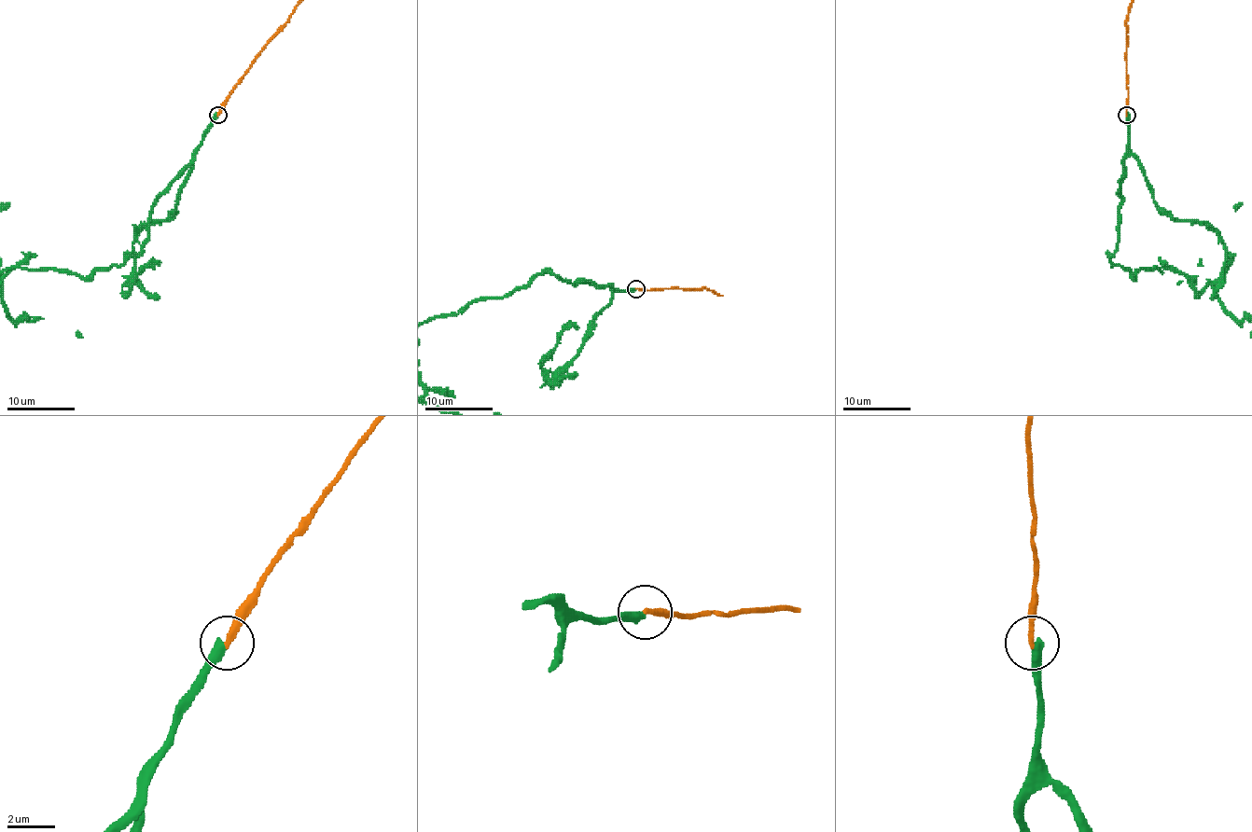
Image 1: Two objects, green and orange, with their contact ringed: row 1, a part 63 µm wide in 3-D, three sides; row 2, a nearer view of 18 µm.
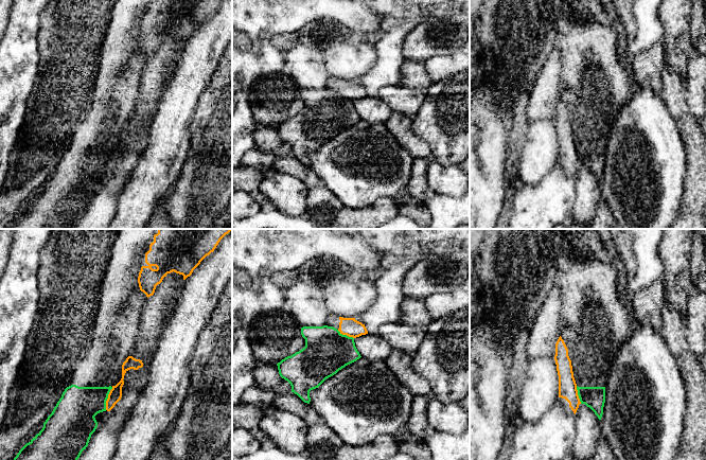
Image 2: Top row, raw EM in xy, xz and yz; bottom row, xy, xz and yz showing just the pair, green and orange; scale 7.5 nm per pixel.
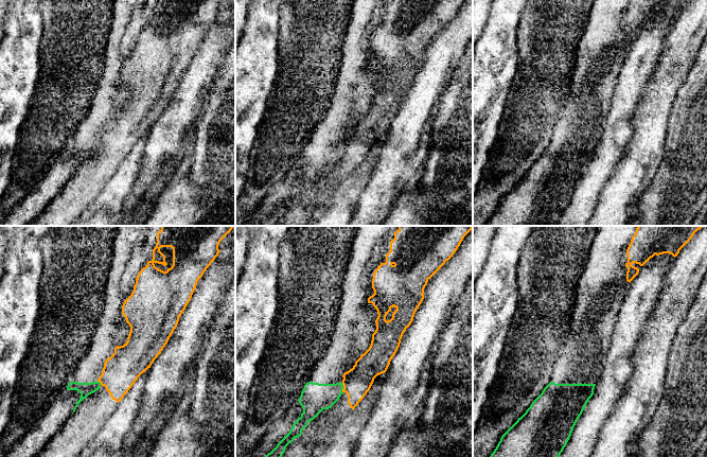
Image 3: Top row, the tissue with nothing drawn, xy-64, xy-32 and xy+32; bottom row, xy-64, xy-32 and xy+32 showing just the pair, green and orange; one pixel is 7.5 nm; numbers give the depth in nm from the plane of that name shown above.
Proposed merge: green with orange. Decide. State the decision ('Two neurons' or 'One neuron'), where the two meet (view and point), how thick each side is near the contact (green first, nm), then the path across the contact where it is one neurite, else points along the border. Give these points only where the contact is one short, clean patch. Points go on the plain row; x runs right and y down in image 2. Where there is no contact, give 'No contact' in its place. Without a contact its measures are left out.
Two neurons. Touches green at xy (107, 160). Thickness 300 nm (green) against 100 nm. Boundary: xy (112, 149), (108, 157), (105, 172)

